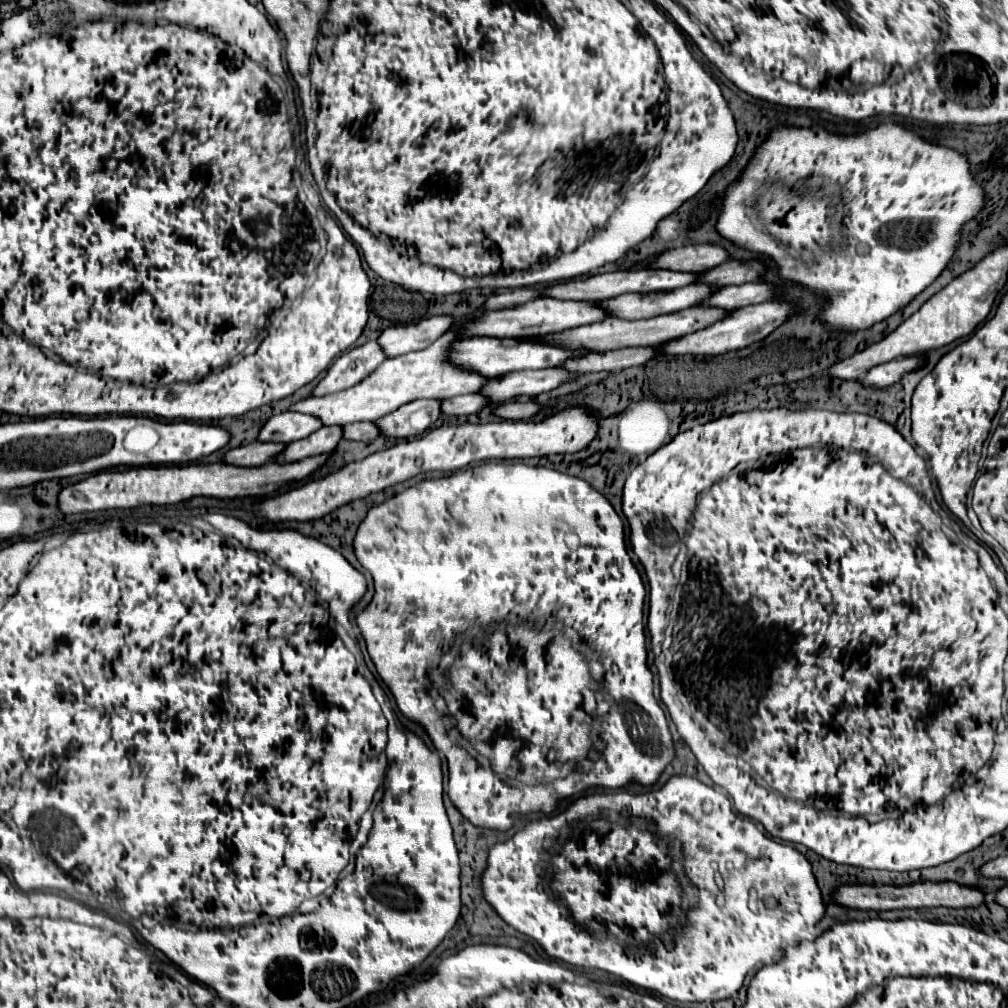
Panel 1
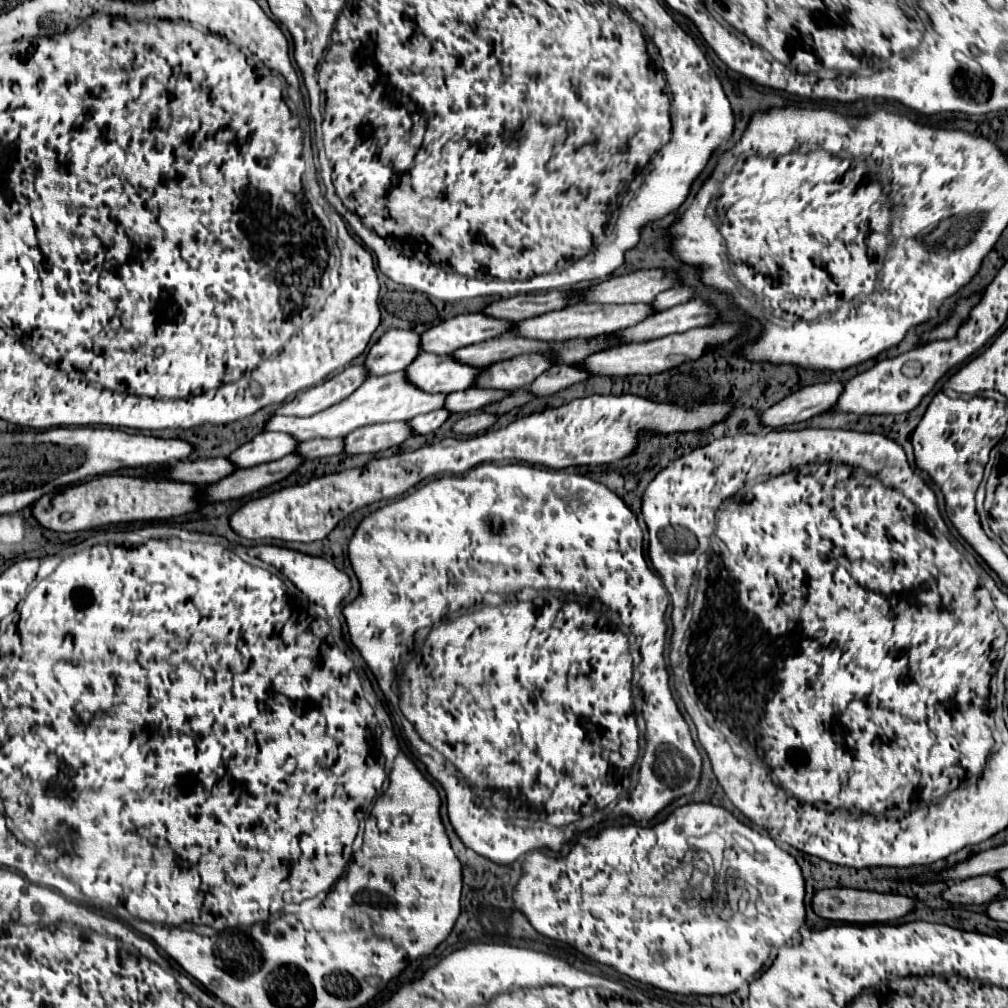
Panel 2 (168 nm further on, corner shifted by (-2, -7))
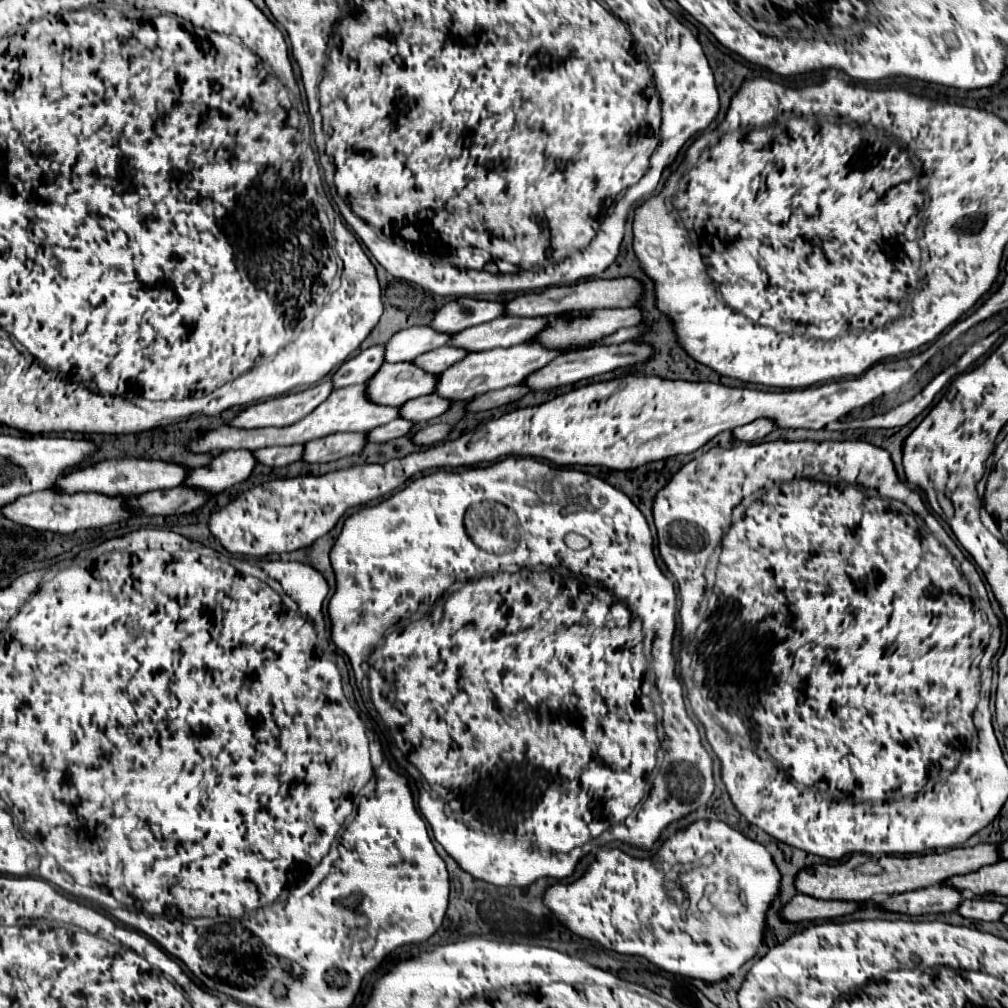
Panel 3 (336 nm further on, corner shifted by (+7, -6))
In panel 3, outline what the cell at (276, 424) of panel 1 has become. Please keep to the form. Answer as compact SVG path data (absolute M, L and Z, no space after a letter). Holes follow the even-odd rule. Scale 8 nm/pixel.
M246 448L226 450L220 456L212 458L208 466L192 470L184 484L204 488L210 494L218 494L234 484L244 482L252 474L254 466L256 466L256 458L252 450Z

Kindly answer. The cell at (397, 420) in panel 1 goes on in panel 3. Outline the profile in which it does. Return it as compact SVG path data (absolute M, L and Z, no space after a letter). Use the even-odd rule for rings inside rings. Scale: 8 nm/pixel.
M344 432L330 434L328 438L318 438L316 442L306 442L304 460L306 462L332 462L344 456L358 454L368 444L366 432Z

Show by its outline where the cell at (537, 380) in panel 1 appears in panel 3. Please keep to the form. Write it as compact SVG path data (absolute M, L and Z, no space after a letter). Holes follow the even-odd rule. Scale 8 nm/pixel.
M428 394L428 396L414 398L412 402L406 402L402 406L404 414L400 414L400 416L420 424L420 422L428 422L436 416L442 416L450 408L450 404L452 404L452 400L448 400L448 398L442 398L438 394Z

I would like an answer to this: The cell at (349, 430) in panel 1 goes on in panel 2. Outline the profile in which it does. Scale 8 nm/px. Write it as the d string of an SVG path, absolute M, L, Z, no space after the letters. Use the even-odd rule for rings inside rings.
M311 439L295 447L295 453L303 459L317 459L343 453L343 439Z

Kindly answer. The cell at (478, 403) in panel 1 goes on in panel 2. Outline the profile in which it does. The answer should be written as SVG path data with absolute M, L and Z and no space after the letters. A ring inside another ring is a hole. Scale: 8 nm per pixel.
M437 409L437 411L431 411L431 413L425 413L425 415L417 415L409 421L409 427L413 429L415 435L427 435L435 429L439 429L445 419L449 417L449 411L445 409Z

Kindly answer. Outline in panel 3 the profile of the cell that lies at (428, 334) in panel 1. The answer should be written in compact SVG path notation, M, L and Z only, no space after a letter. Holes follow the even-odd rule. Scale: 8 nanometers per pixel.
M382 344L370 346L362 350L358 356L346 360L332 376L332 382L336 388L368 382L380 370L382 364L384 364L384 346Z

